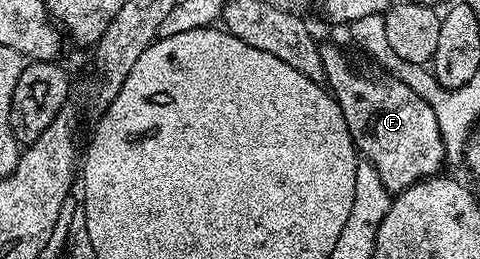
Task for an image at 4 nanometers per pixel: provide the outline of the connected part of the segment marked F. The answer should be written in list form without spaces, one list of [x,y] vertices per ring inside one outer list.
[[[323,42],[318,52],[324,64],[325,86],[344,113],[348,133],[359,156],[380,173],[384,189],[397,193],[423,179],[435,178],[447,158],[440,125],[430,100],[421,99],[401,78],[373,79],[370,75],[353,71],[349,61],[330,43]]]

